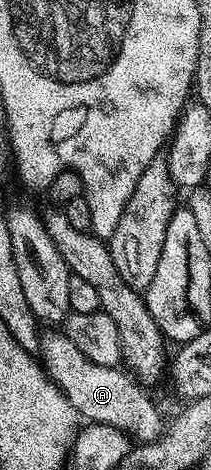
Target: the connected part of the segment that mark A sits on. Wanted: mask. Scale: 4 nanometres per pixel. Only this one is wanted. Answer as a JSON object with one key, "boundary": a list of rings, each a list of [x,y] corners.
{"boundary":[[[60,330],[41,333],[40,358],[44,372],[66,396],[83,421],[92,424],[111,424],[138,442],[153,442],[164,432],[158,408],[150,401],[143,385],[137,383],[129,371],[119,367],[96,366]]]}

